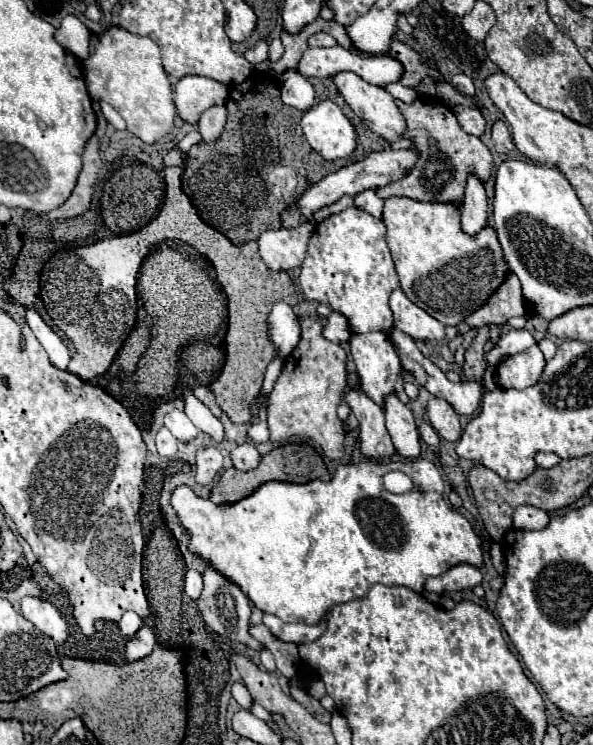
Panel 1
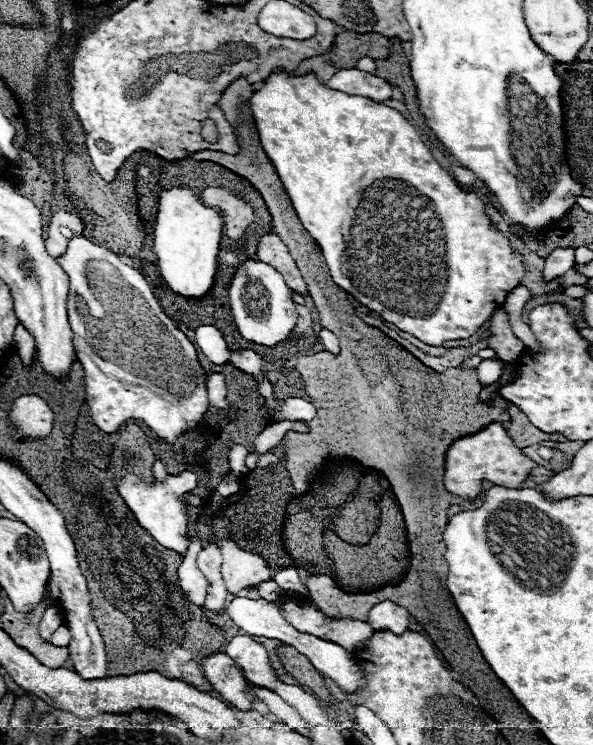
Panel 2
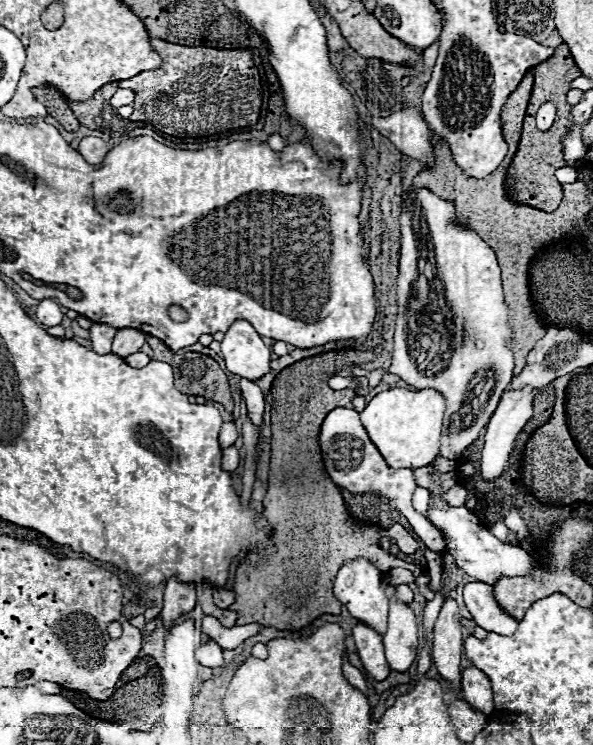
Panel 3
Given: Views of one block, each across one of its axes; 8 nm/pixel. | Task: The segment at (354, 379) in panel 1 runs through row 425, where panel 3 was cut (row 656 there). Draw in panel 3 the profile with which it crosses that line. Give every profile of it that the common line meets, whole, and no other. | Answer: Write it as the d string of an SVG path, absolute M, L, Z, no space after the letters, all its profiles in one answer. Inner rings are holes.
M358 622L352 628L352 636L356 642L358 656L362 660L364 670L378 682L382 682L390 674L390 666L384 656L384 646L382 646L382 636L368 628L366 624Z

